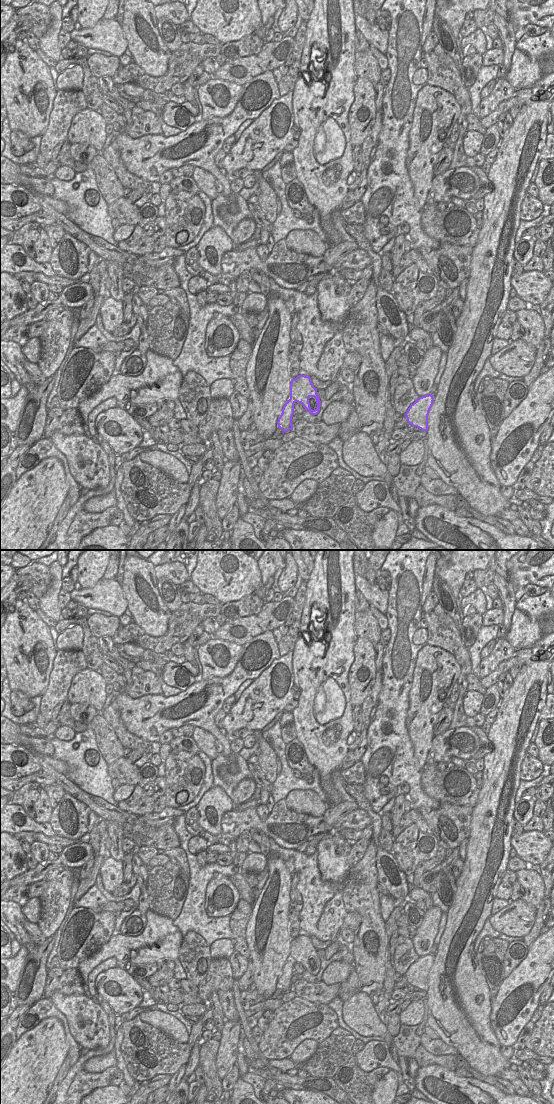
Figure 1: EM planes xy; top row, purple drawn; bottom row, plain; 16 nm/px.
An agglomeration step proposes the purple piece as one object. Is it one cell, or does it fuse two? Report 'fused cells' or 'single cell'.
single cell

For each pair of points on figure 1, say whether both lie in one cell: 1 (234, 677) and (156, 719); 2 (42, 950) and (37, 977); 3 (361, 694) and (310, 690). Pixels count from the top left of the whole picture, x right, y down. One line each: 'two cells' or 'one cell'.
1: one cell
2: one cell
3: two cells

